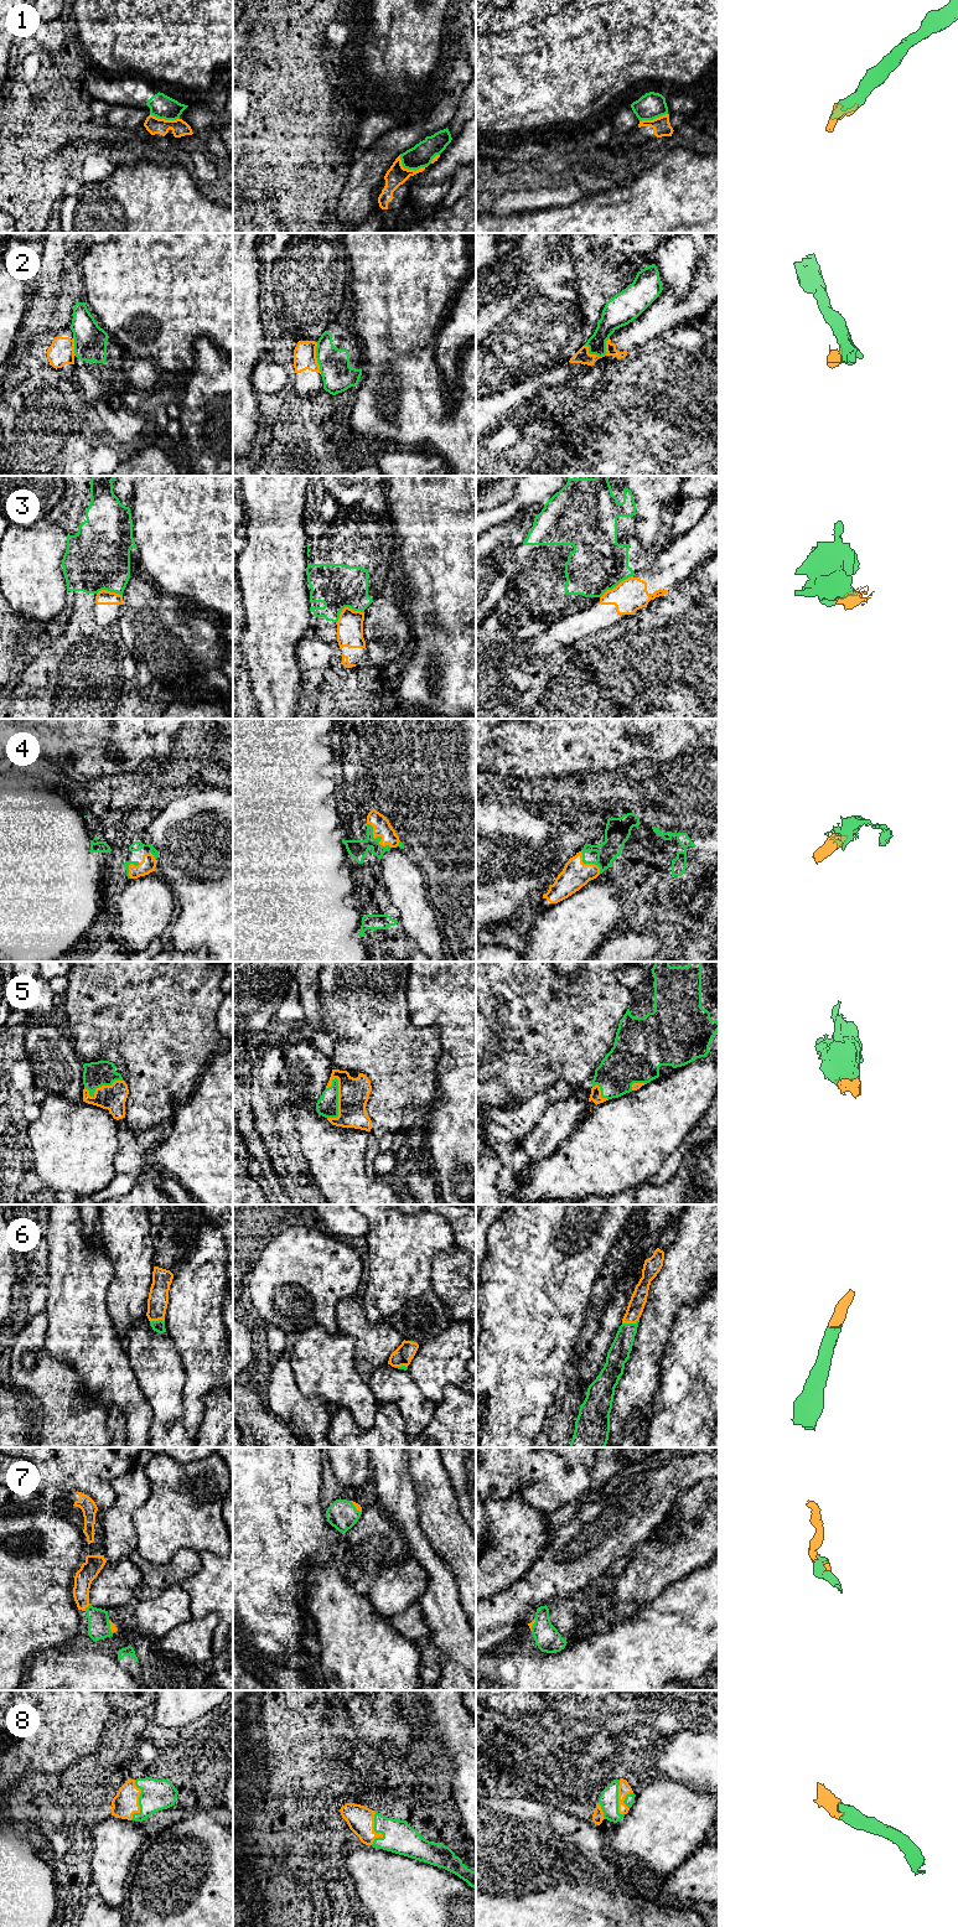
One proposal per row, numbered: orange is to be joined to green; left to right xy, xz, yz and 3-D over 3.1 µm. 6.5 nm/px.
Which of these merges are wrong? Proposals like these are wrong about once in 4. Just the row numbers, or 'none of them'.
1, 2, 3

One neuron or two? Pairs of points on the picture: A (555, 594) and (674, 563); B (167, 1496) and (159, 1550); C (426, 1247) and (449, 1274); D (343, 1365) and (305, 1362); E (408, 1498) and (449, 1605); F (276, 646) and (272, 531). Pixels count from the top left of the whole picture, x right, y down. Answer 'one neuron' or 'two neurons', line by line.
A: two neurons
B: one neuron
C: two neurons
D: one neuron
E: one neuron
F: one neuron

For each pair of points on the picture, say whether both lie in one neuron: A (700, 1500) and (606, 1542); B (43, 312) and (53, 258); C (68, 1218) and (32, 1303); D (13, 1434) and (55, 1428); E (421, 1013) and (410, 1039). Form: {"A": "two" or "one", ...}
{"A": "two", "B": "one", "C": "two", "D": "two", "E": "two"}

